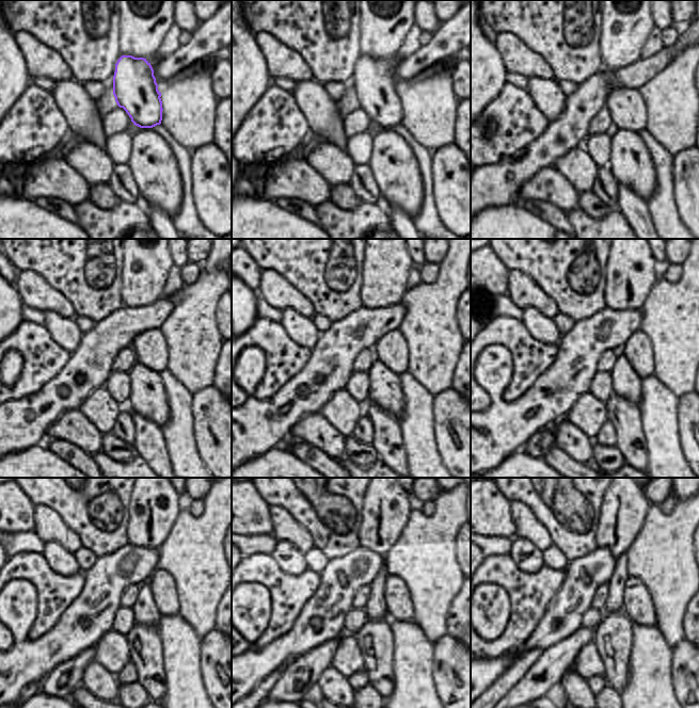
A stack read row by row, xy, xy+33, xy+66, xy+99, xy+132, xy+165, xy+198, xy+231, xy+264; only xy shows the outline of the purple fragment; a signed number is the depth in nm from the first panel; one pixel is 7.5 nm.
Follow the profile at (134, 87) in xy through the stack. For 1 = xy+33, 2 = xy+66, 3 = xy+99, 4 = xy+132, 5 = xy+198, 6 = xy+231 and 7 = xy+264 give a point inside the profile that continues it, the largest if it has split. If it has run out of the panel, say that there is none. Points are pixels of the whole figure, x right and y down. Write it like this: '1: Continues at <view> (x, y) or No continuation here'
1: Continues at xy+33 (377, 93)
2: Continues at xy+66 (629, 110)
3: Continues at xy+99 (151, 347)
4: Continues at xy+132 (393, 349)
5: Continues at xy+198 (163, 585)
6: Continues at xy+231 (400, 600)
7: Continues at xy+264 (639, 604)

